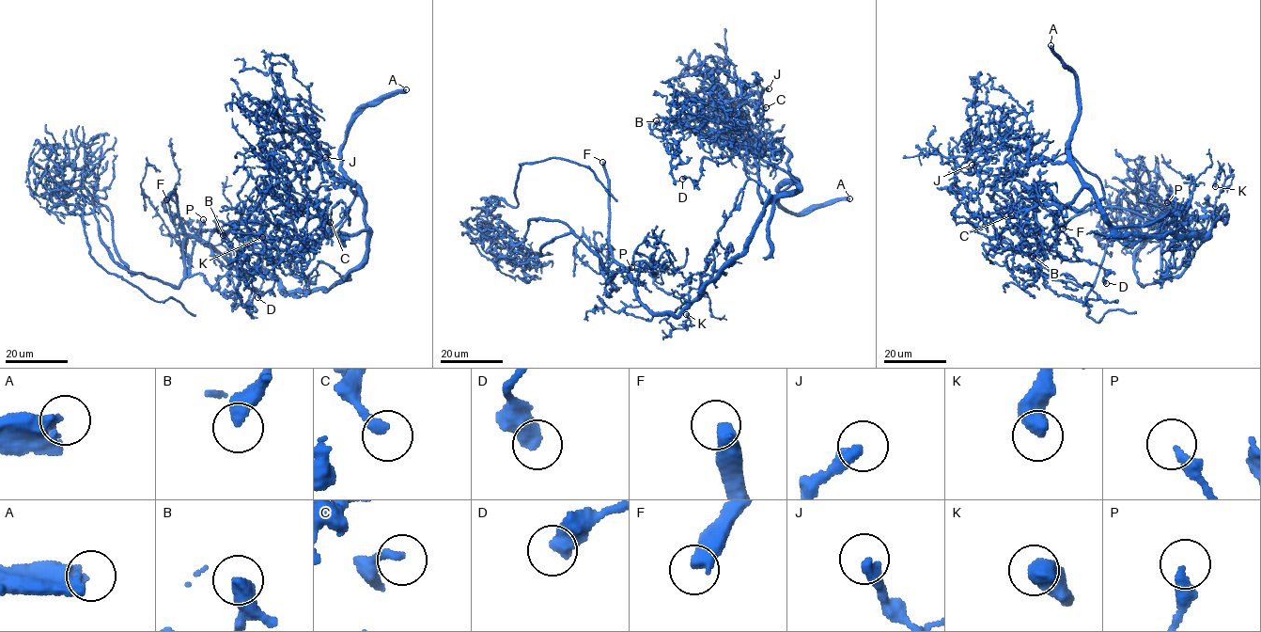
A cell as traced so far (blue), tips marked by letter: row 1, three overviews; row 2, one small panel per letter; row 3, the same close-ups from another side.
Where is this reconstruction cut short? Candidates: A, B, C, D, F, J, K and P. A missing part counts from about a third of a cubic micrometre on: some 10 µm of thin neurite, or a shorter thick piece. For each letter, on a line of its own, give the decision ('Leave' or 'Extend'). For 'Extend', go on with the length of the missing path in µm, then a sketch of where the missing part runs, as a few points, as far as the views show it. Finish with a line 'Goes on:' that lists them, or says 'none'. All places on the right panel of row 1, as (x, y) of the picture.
A: Extend. Missing length about 150 µm. Course of what is missing: (1050, 45), (1019, 57), (1026, 122), (1091, 166), (1175, 118), (1202, 71), (1193, 50)
B: Leave
C: Extend. Missing length about 170 µm. Course of what is missing: (1011, 215), (1041, 237), (1088, 236), (1113, 260), (1154, 261), (1130, 283), (1160, 267), (1176, 281), (1250, 208)
D: Leave
F: Extend. Missing length about 100 µm. Course of what is missing: (1063, 229), (1059, 256), (1081, 278), (1083, 301), (1090, 291), (1113, 279), (1124, 242), (1126, 258), (1114, 251)
J: Leave
K: Leave
P: Extend. Missing length about 10 µm. Course of what is missing: (1167, 202), (1165, 191), (1168, 181), (1160, 178)
Goes on: A, C, F, P

